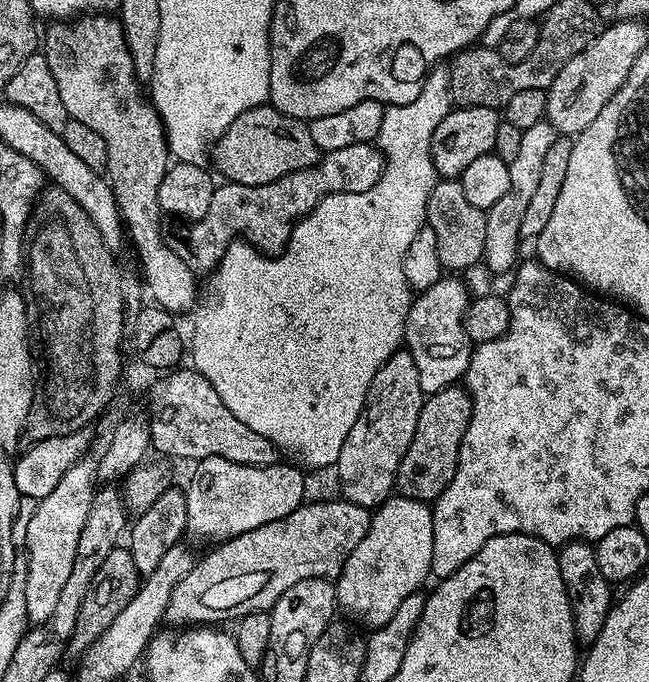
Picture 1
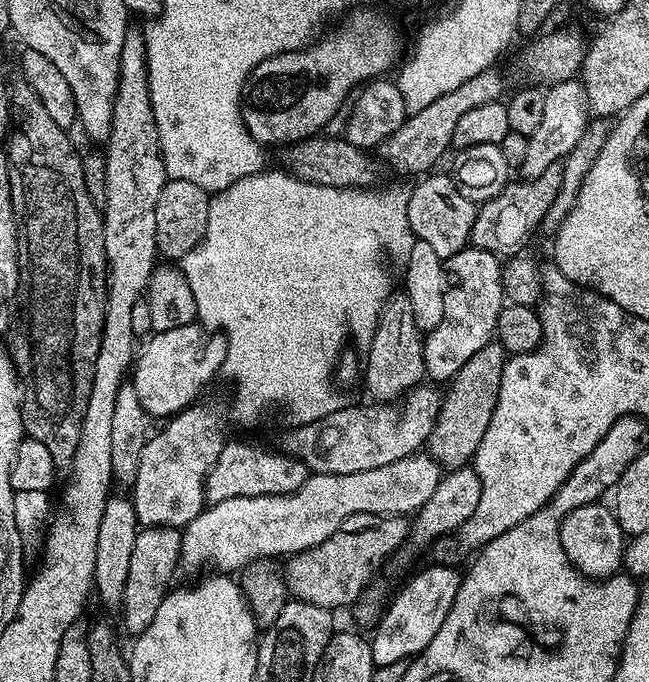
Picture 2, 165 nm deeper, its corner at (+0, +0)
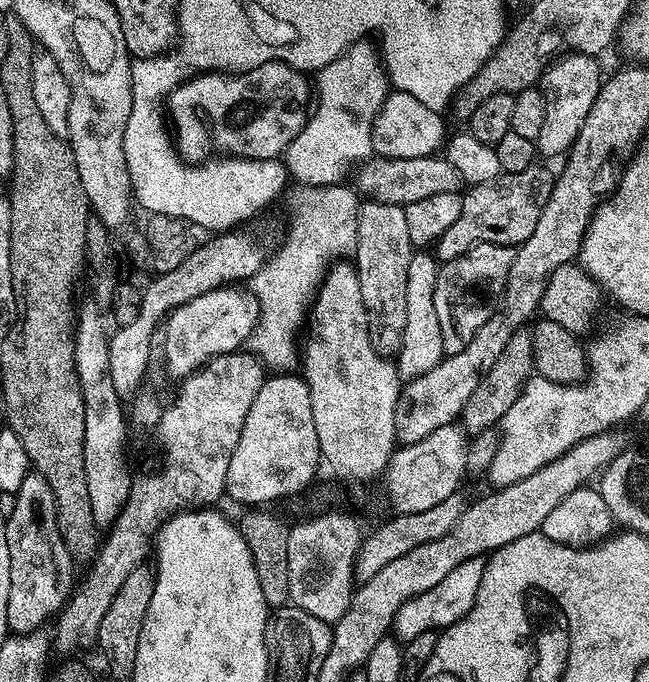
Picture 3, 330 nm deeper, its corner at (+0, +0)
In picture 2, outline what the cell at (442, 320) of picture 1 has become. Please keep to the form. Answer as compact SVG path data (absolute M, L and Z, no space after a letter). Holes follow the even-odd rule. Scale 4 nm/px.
M471 246L446 262L448 291L444 294L442 322L423 337L424 371L429 381L451 382L482 346L493 343L496 323L506 303L500 281L501 267L501 257Z

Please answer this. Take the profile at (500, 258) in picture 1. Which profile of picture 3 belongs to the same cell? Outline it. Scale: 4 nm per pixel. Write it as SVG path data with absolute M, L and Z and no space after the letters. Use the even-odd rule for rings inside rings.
M564 54L549 64L544 73L540 75L538 87L546 98L546 118L534 143L541 157L563 157L578 138L582 130L582 122L586 122L586 114L590 114L590 106L594 106L600 93L602 83L600 62L594 56Z

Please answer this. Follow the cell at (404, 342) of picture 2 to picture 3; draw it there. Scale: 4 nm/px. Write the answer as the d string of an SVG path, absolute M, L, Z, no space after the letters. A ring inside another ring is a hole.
M373 198L365 199L359 205L356 213L354 267L362 286L370 342L386 357L400 351L402 330L406 328L406 274L410 271L413 251L410 234L406 231L406 214L401 205L387 204Z

